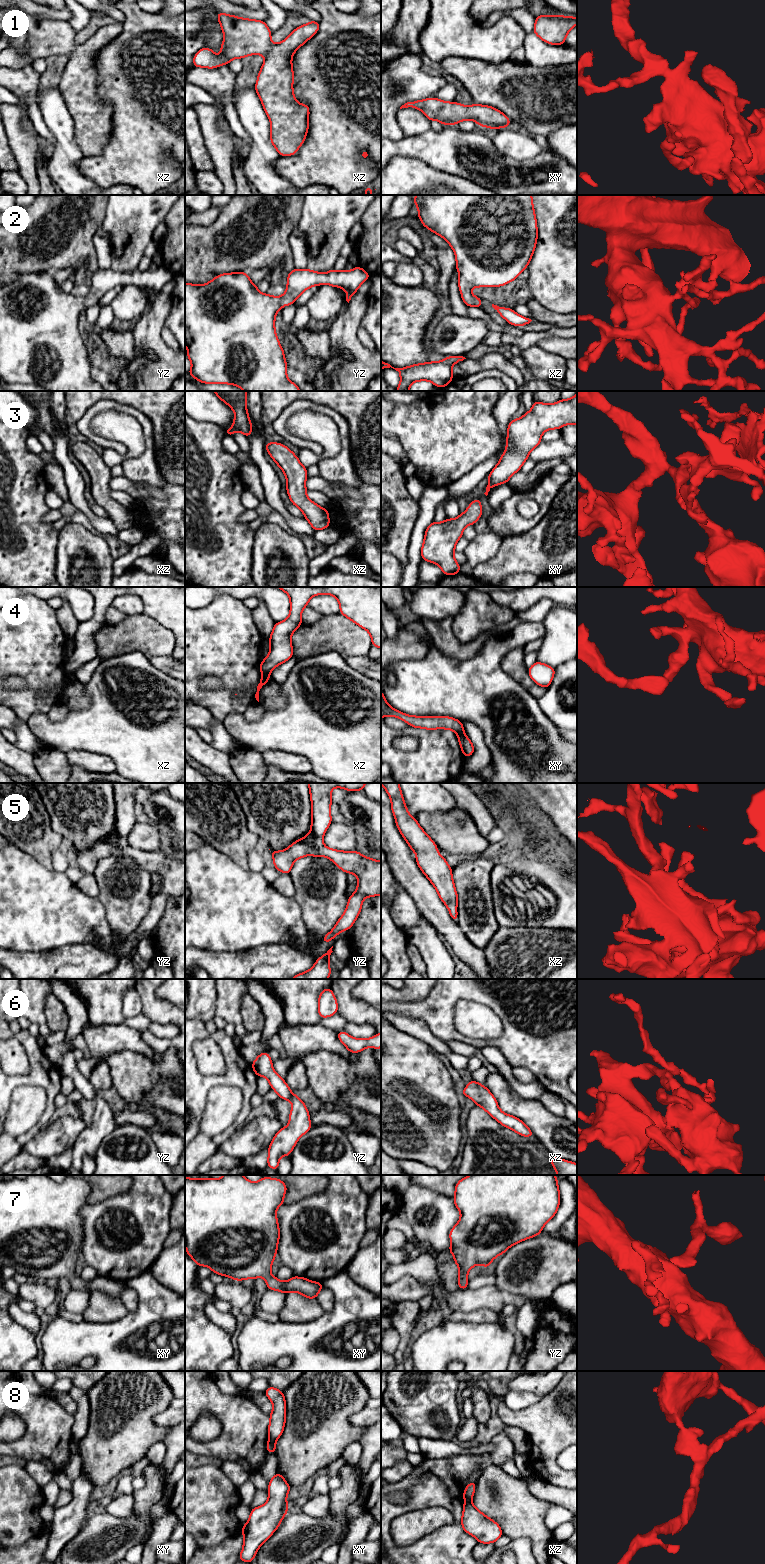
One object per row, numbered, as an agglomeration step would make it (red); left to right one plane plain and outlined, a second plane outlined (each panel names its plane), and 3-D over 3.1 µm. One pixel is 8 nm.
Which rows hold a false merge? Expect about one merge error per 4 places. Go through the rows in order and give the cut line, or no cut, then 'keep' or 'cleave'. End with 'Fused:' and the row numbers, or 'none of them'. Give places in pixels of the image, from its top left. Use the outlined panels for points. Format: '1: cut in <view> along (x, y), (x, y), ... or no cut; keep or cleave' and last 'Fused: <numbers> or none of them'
1: no cut; keep
2: no cut; keep
3: no cut; keep
4: cut in xz along (262, 675), (268, 677); cleave
5: no cut; keep
6: no cut; keep
7: no cut; keep
8: cut in xy along (269, 1438), (275, 1441); cleave
Fused: 4, 8

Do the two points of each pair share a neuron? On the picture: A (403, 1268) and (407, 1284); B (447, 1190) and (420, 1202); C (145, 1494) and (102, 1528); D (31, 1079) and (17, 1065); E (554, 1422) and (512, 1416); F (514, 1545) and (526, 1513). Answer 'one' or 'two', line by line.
A: two
B: two
C: one
D: two
E: one
F: two

